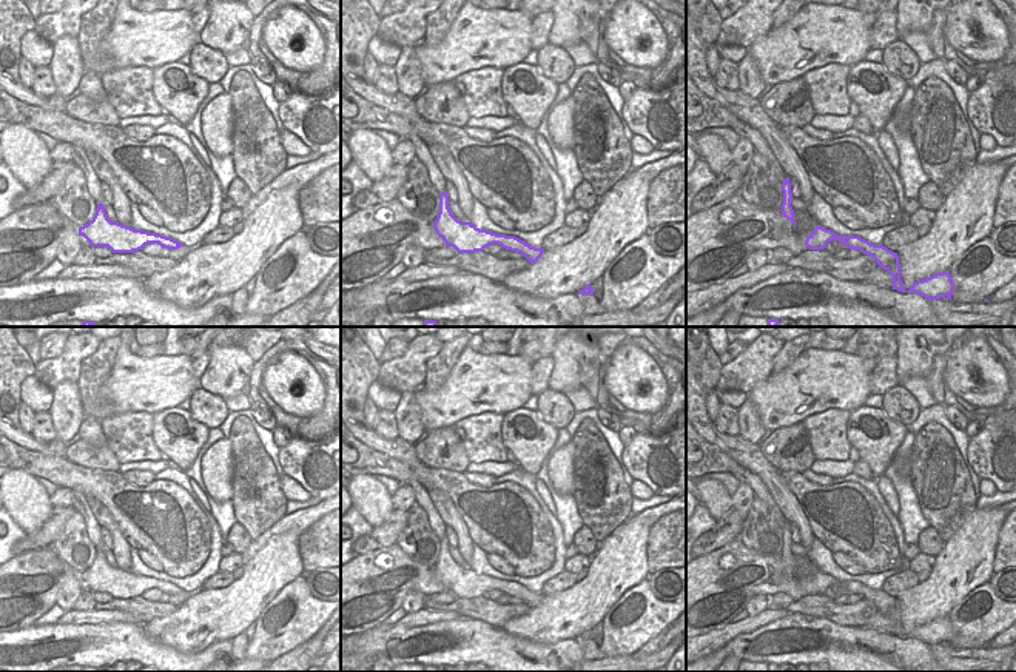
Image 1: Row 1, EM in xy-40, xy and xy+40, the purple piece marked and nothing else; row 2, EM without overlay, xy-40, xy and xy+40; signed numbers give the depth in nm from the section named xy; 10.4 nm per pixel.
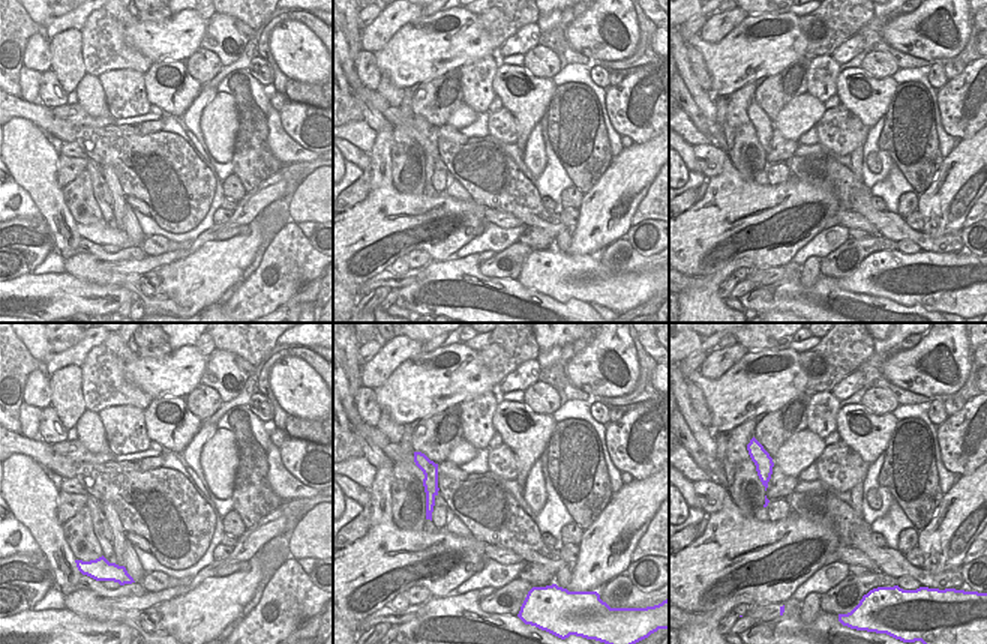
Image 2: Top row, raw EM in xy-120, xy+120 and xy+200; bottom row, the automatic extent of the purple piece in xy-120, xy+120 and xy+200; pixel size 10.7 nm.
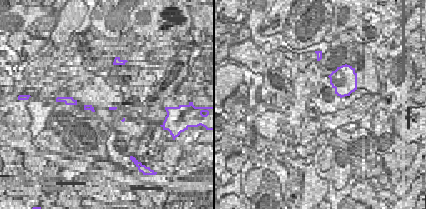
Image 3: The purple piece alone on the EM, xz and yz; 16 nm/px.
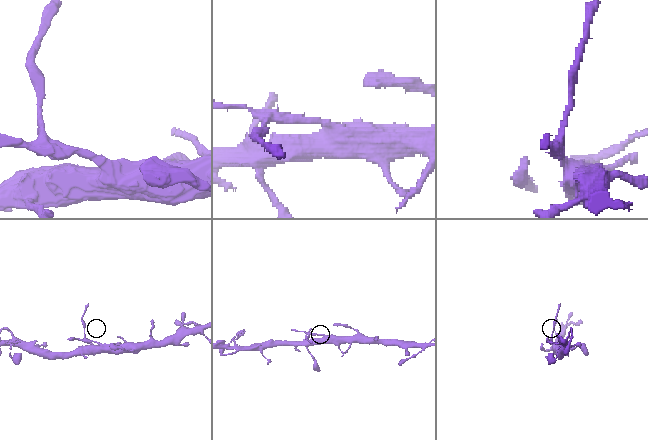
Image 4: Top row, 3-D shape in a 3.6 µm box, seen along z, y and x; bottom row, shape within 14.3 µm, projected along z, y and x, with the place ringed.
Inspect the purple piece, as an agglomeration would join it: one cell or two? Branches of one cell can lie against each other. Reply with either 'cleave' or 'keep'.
cleave

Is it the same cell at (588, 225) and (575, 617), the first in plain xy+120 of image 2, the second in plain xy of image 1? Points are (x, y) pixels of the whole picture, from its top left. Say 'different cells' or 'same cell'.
same cell

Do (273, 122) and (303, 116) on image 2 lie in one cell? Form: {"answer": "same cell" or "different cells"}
{"answer": "different cells"}

